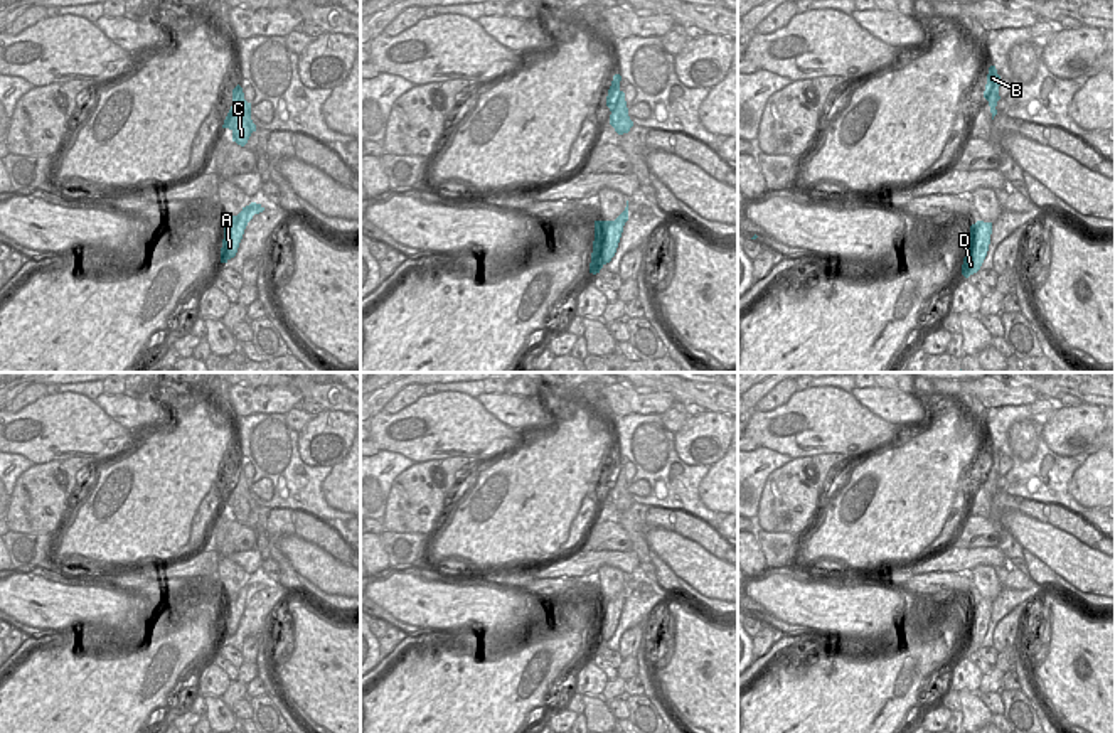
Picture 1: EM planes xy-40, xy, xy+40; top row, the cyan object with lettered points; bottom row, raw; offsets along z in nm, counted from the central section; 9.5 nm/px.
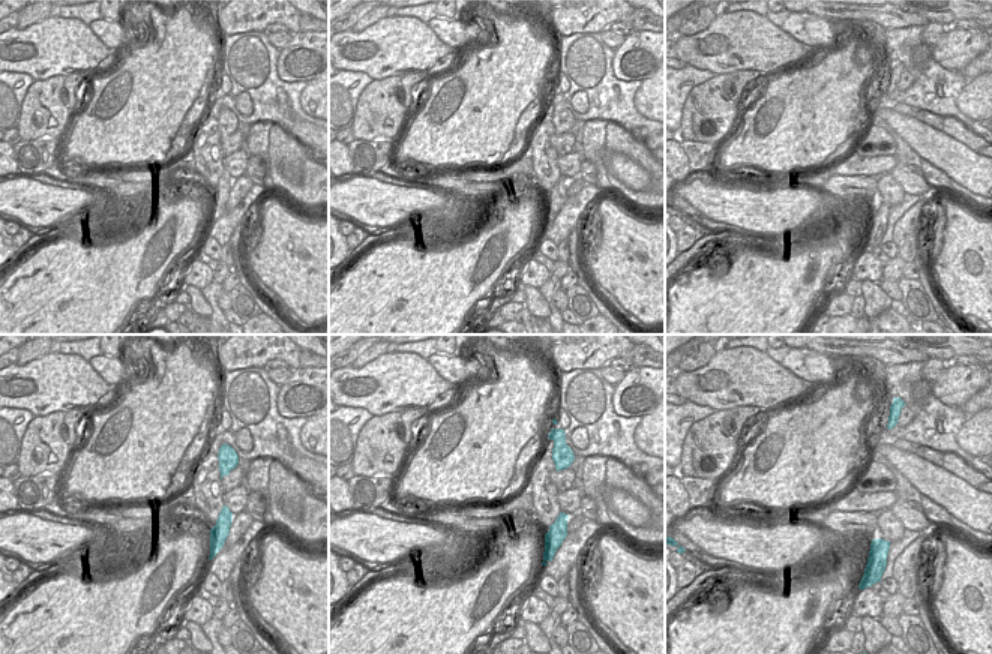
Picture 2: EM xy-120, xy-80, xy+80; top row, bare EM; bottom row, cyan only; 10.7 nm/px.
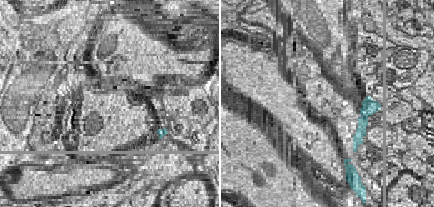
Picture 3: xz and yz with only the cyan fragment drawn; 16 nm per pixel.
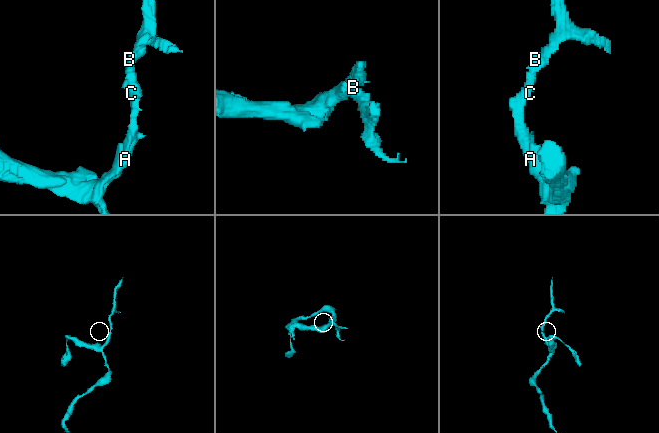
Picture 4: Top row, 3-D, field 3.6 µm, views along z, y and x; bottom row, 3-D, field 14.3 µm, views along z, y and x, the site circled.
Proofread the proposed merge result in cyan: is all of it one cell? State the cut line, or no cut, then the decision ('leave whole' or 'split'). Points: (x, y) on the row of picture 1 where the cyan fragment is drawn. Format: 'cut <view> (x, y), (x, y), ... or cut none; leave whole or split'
cut none; leave whole

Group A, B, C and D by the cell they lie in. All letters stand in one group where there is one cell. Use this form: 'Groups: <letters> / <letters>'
Groups: A B C D

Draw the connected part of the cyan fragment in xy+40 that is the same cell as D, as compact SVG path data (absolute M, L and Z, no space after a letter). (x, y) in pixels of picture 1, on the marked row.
M977 221L970 226L967 253L962 265L962 275L968 278L977 273L987 256L992 234L992 222Z

